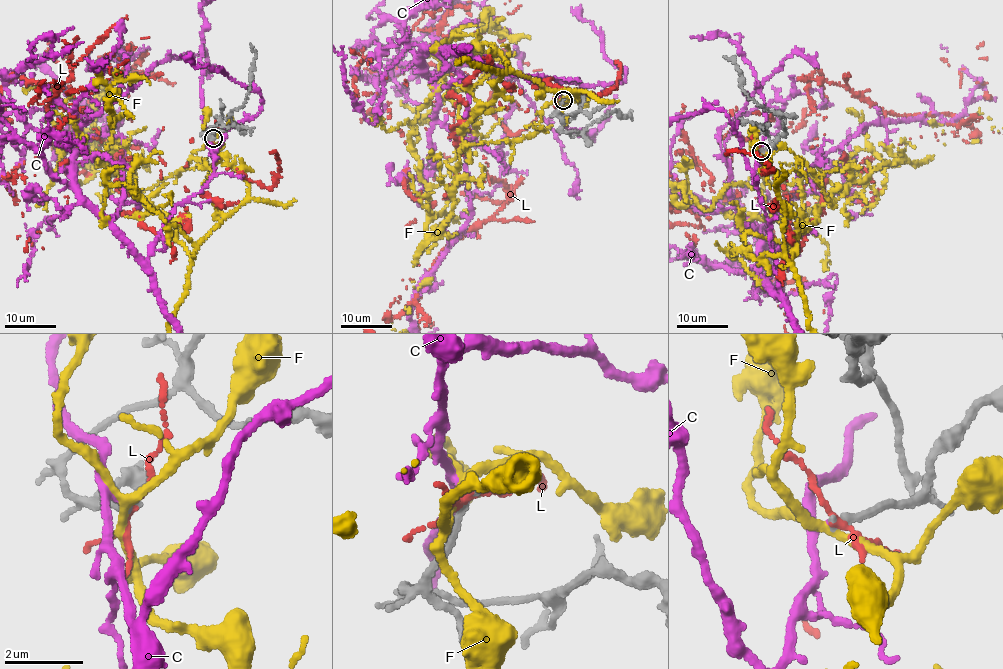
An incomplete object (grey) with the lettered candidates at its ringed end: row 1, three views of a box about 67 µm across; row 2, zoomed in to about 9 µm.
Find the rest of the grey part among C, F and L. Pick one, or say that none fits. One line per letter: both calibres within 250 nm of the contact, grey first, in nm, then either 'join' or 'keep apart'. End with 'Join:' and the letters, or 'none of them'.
C: calibres 200 and 160 nm; keep apart
F: calibres 200 and 200 nm; keep apart
L: calibres 200 and 110 nm; keep apart
Join: none of them

